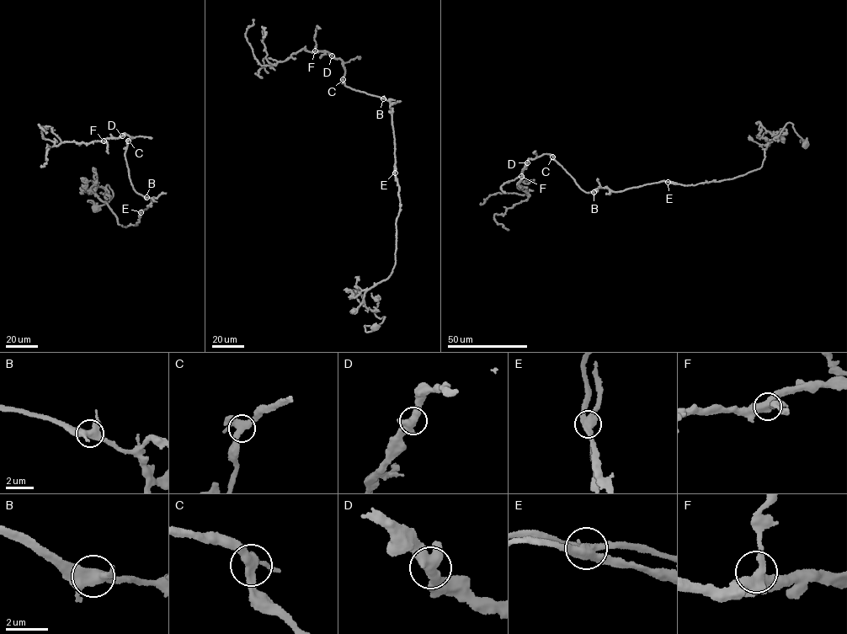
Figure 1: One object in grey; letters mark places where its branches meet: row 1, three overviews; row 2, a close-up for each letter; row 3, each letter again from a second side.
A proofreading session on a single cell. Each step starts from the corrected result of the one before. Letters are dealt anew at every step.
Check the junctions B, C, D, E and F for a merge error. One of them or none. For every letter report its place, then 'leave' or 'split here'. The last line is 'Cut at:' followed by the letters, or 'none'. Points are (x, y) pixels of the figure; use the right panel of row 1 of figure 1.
B: at (593, 192); leave
C: at (552, 157); leave
D: at (527, 162); leave
E: at (668, 182); split here
F: at (521, 176); leave
Cut at: E

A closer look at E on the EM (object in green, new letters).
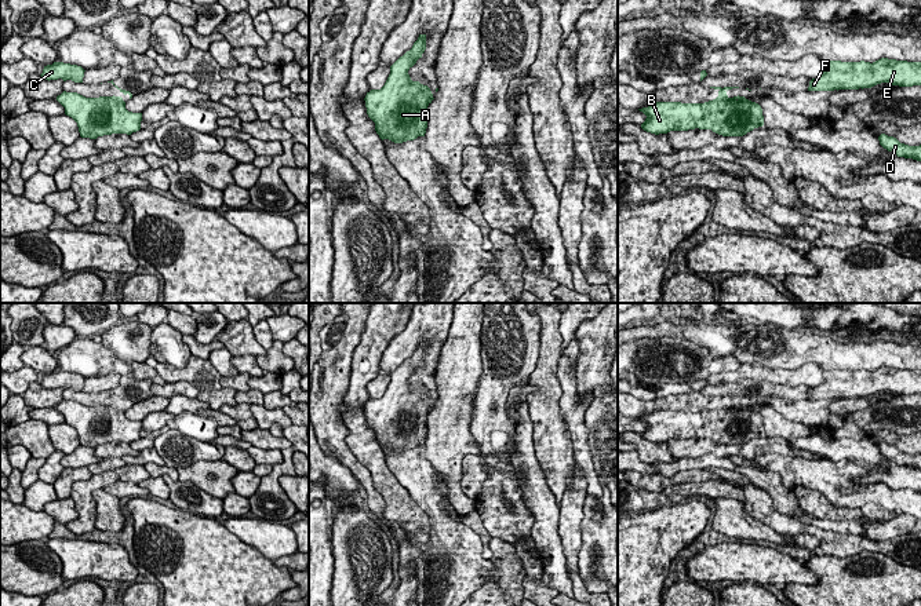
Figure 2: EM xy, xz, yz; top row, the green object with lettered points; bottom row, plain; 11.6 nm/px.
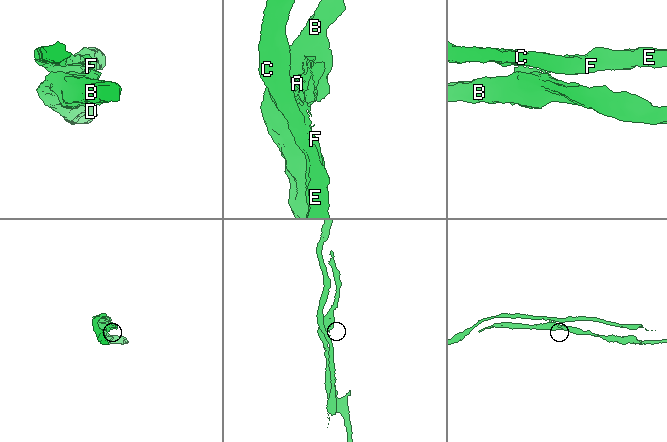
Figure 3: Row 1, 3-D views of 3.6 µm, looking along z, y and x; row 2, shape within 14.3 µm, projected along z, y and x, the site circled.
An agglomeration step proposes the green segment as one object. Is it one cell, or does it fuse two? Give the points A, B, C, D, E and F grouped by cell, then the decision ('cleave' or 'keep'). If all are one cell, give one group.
A B D / C E F | cleave

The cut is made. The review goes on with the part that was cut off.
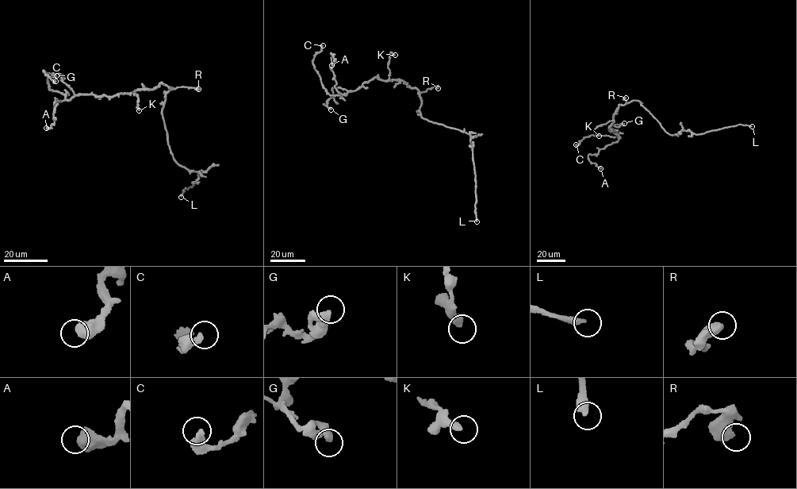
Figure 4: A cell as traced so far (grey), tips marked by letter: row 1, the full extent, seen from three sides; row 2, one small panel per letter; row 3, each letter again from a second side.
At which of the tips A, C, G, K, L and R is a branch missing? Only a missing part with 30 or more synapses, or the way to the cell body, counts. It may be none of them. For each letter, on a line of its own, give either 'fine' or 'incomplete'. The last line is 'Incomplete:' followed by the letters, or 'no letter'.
A: fine
C: fine
G: fine
K: fine
L: incomplete
R: fine
Incomplete: L

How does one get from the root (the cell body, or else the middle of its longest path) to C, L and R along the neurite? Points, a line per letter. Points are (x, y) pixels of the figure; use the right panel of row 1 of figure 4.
C: (633, 100), (619, 105), (613, 116), (610, 128), (616, 131), (619, 138), (617, 136), (590, 135), (576, 144)
L: (633, 100), (639, 101), (664, 130), (671, 135), (683, 130), (700, 134), (739, 125), (752, 126)
R: (633, 100), (626, 103), (623, 99), (626, 98)

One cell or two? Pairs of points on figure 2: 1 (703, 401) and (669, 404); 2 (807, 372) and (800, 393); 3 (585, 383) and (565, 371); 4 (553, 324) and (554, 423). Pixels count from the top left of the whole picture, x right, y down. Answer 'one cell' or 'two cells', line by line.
1: one cell
2: two cells
3: two cells
4: one cell

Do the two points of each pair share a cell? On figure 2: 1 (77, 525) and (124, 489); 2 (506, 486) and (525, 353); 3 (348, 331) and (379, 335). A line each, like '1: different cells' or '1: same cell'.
1: different cells
2: same cell
3: different cells

